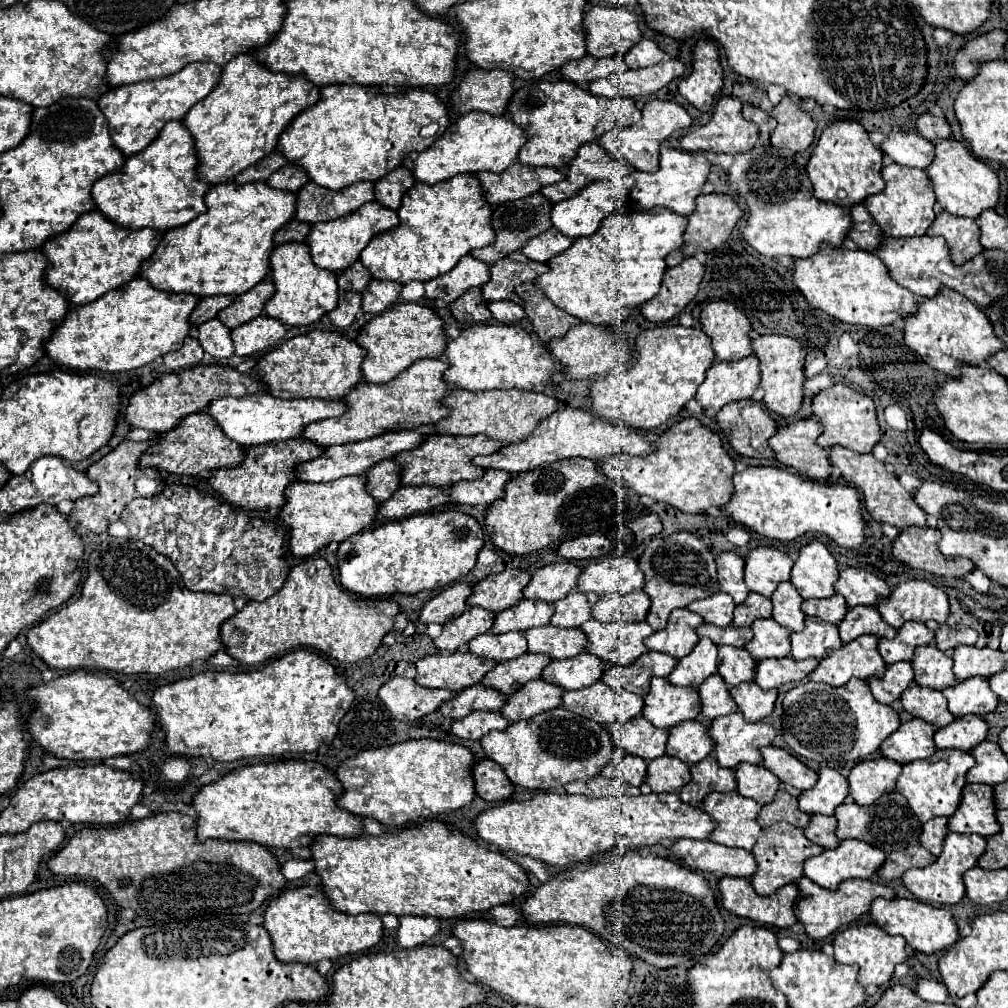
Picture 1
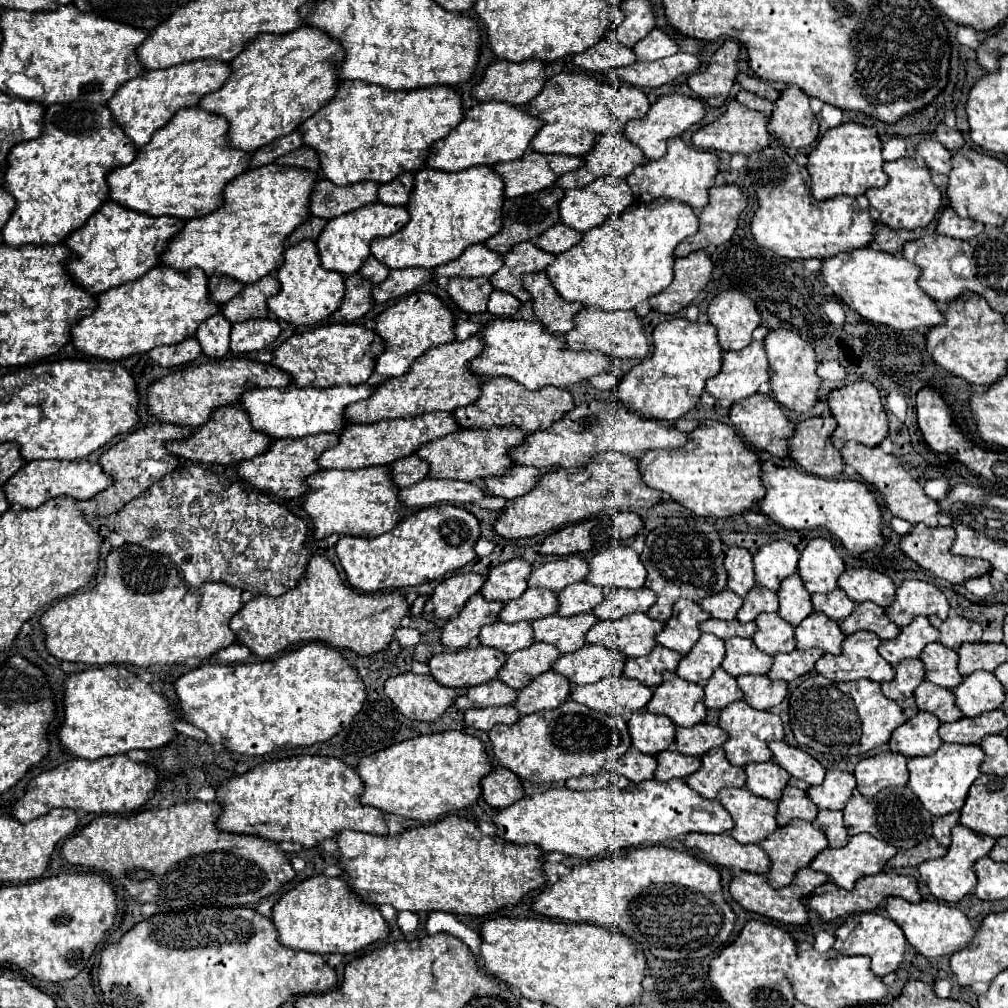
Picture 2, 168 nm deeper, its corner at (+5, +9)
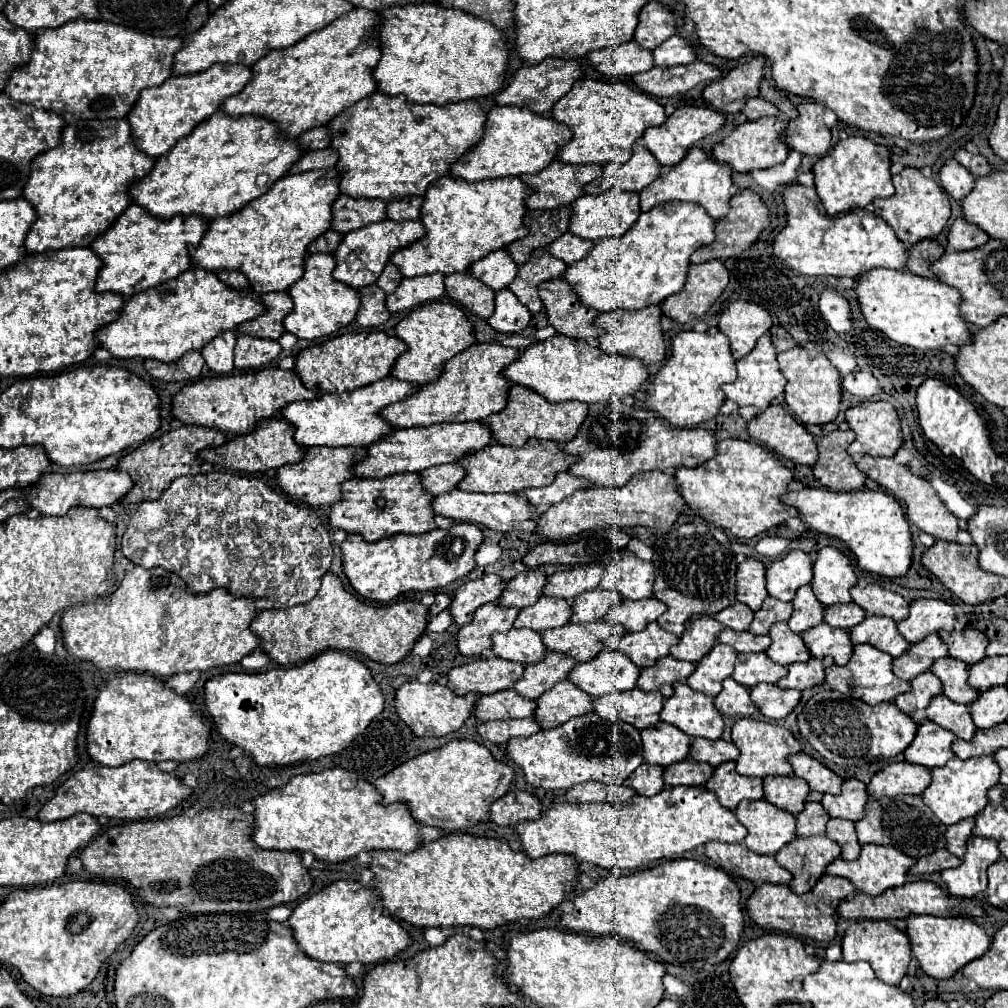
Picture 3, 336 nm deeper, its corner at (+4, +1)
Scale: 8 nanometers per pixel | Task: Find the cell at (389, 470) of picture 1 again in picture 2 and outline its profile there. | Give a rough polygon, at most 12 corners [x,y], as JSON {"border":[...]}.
{"border":[[417,455],[391,463],[399,489],[427,477],[429,465]]}

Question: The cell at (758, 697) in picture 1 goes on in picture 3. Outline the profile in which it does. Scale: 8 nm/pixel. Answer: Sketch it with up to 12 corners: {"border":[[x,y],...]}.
{"border":[[758,683],[750,689],[758,711],[784,719],[802,693]]}

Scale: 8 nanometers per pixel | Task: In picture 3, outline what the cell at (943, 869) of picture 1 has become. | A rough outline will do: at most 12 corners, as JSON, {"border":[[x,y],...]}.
{"border":[[972,837],[962,865],[942,871],[950,895],[984,893],[986,869],[998,861],[996,839]]}

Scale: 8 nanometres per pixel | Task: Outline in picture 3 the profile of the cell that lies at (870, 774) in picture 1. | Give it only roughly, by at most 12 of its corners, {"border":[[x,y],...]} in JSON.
{"border":[[898,761],[872,777],[872,799],[922,795],[928,767]]}

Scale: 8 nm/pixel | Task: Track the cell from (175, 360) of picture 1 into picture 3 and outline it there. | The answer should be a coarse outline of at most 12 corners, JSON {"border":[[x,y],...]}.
{"border":[[200,351],[172,363],[144,361],[144,369],[162,381],[192,381],[200,375]]}

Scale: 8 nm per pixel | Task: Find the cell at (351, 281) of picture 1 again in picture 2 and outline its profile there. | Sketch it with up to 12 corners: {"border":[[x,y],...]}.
{"border":[[373,255],[359,269],[371,283],[381,283],[389,269]]}

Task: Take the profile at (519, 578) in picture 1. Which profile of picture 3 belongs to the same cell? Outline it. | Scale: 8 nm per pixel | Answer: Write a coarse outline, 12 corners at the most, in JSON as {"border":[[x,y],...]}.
{"border":[[528,569],[506,583],[502,607],[524,609],[542,597],[546,573]]}

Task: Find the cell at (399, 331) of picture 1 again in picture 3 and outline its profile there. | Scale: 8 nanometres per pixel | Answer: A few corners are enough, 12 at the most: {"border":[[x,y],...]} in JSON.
{"border":[[454,303],[416,307],[396,325],[408,351],[392,377],[436,381],[476,343]]}

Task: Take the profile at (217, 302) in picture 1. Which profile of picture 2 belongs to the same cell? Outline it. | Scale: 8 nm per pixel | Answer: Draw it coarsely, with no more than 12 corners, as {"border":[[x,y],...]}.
{"border":[[231,277],[209,279],[209,301],[225,305],[243,289]]}

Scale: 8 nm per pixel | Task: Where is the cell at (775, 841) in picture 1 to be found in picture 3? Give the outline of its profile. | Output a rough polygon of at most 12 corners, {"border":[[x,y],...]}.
{"border":[[798,837],[774,857],[798,895],[814,889],[840,845]]}

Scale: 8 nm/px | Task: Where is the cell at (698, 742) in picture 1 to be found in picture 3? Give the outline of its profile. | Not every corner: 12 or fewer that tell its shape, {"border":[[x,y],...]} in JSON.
{"border":[[694,739],[690,757],[714,767],[736,761],[732,741]]}

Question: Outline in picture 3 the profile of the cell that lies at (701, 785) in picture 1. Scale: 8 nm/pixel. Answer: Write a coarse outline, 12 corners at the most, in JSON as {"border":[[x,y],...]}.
{"border":[[736,763],[716,767],[706,783],[726,809],[764,799],[762,779],[736,773]]}

